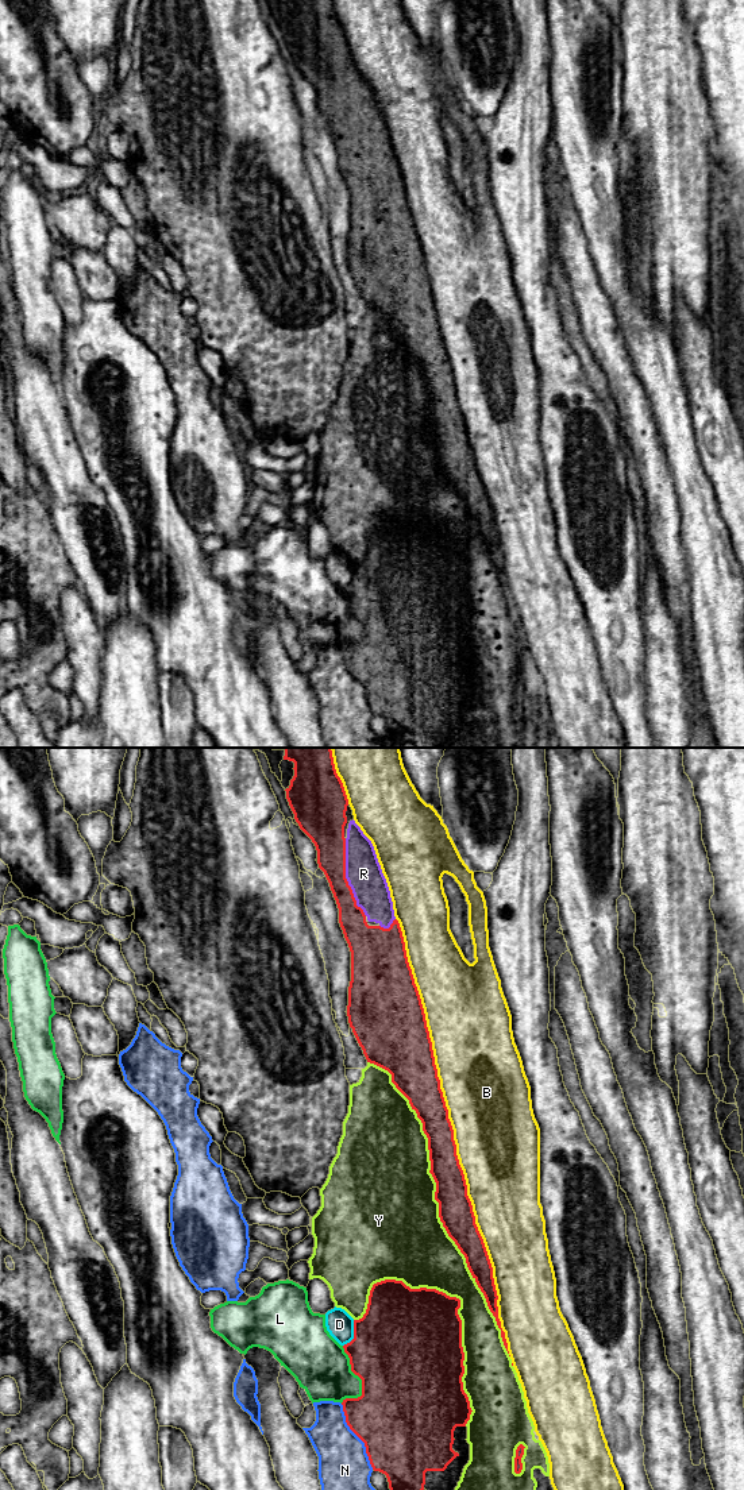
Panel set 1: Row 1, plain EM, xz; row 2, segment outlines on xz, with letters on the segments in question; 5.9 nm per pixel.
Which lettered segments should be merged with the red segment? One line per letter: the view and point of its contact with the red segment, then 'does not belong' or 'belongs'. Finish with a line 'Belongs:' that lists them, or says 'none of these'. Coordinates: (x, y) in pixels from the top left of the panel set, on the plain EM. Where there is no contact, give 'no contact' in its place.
B: contact xz (453, 381); does not belong
D: contact xz (354, 578); does not belong
L: contact xz (362, 625); does not belong
N: contact xz (357, 679); does not belong
R: contact xz (344, 122); belongs
Y: contact xz (439, 448); does not belong
Belongs: R

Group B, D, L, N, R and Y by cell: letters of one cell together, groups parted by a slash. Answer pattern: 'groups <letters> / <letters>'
groups B / D / L / N / R / Y

